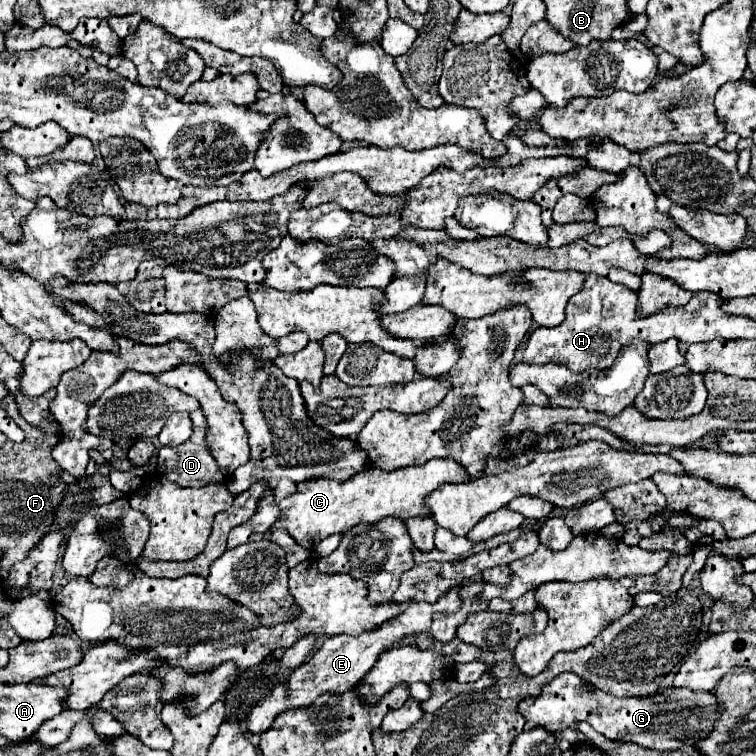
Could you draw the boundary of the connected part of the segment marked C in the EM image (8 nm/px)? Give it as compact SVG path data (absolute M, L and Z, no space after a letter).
M438 458L422 466L408 466L392 472L368 468L366 472L356 474L344 482L280 480L274 488L274 502L280 508L280 522L276 522L272 530L280 528L288 532L306 550L314 550L326 536L336 532L344 534L360 522L372 524L384 516L396 516L400 520L412 516L426 516L428 508L424 506L424 496L428 496L444 482L468 482L468 474L456 462Z

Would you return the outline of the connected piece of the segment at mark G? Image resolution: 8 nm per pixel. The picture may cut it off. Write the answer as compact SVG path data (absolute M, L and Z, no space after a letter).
M572 672L558 674L556 680L542 688L540 698L524 698L518 704L518 712L526 718L526 726L542 726L548 732L558 732L566 726L574 726L586 720L594 730L610 740L636 742L656 750L678 750L684 744L694 746L696 740L710 734L716 718L718 704L712 692L696 694L688 688L660 688L650 698L614 698L602 690L590 690L590 686Z

